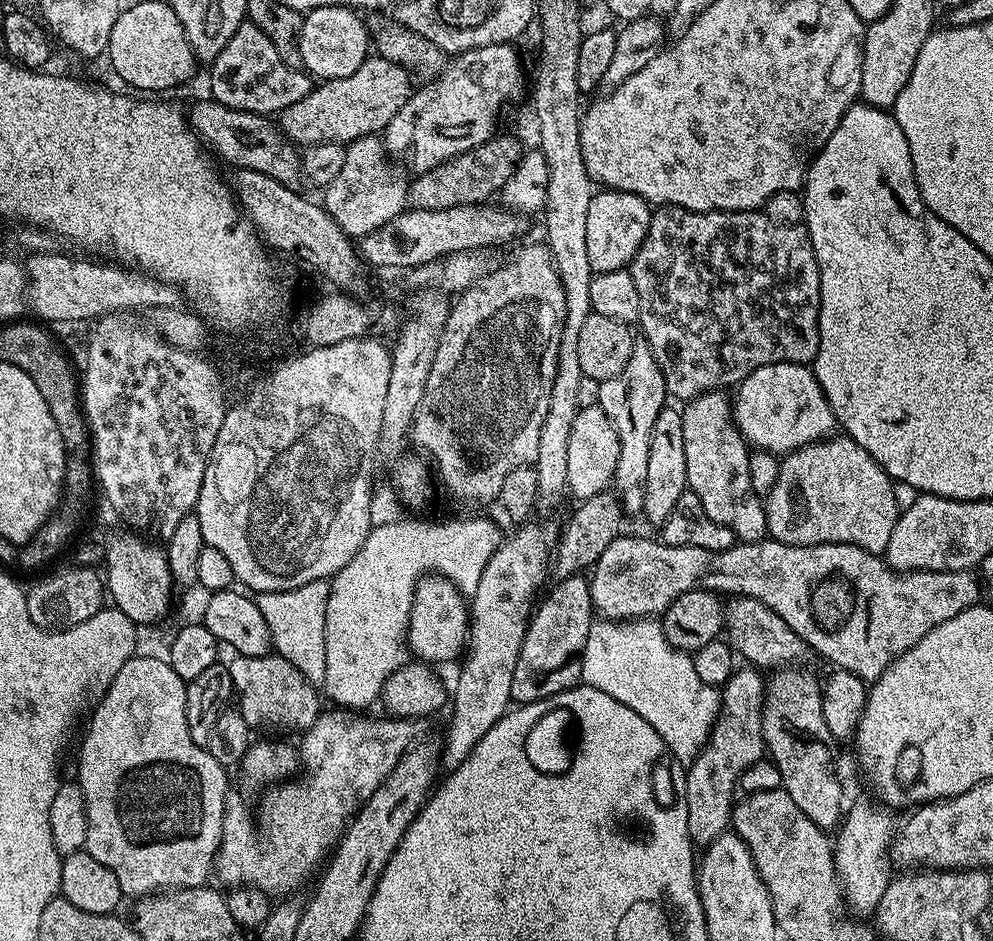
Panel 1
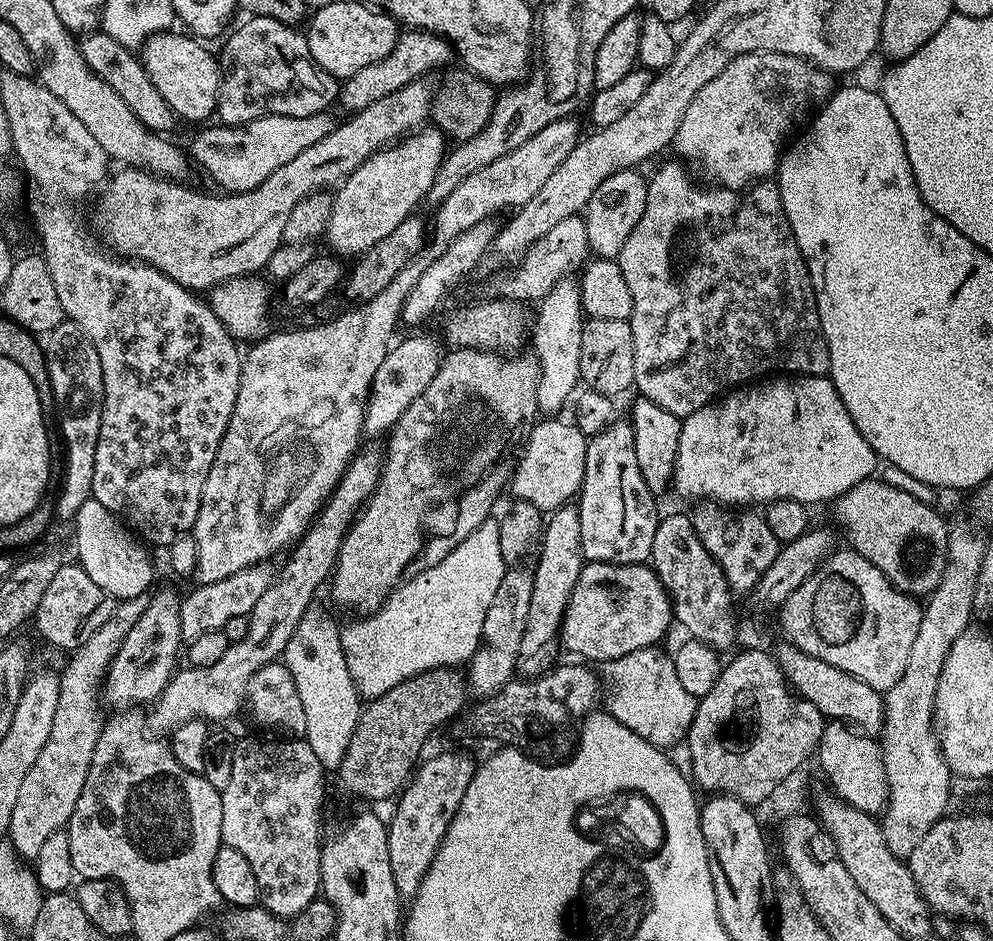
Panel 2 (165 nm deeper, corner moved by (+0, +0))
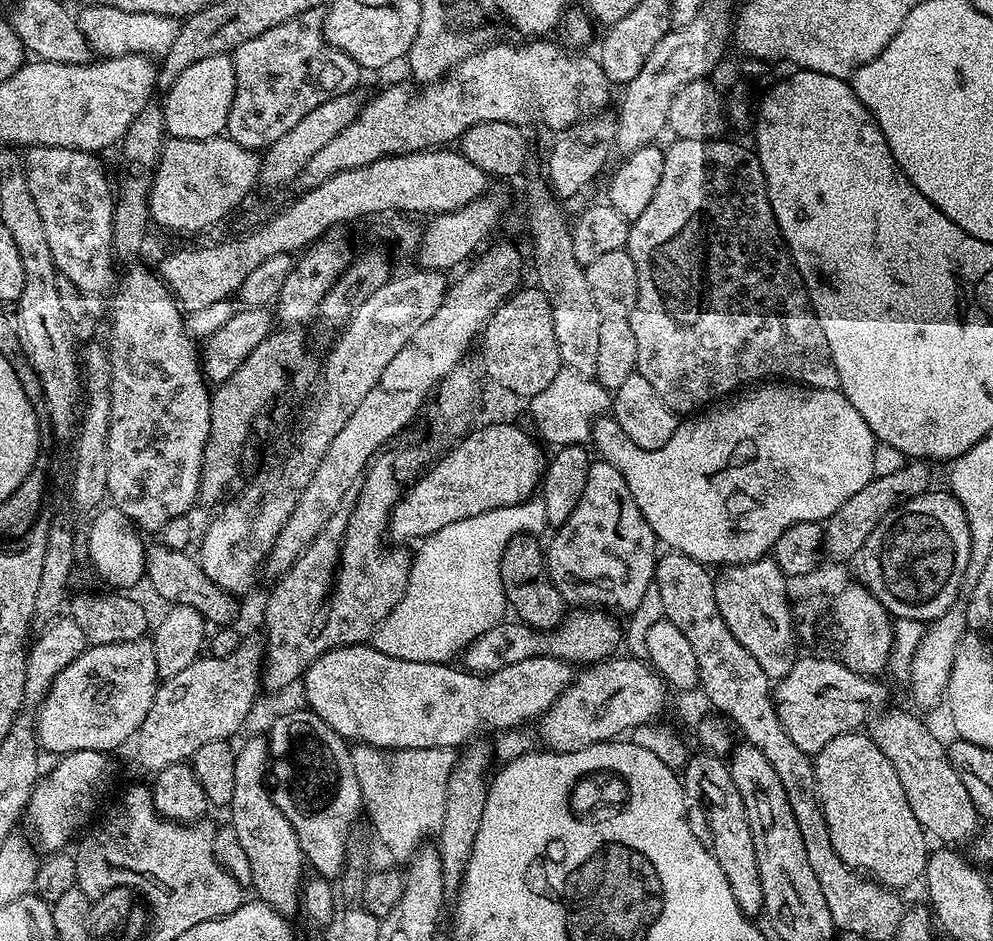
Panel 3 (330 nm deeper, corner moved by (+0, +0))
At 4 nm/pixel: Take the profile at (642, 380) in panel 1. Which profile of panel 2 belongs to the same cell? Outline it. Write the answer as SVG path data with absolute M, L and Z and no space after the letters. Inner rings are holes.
M620 418L613 419L612 423L607 424L597 436L591 437L586 446L586 470L582 478L582 486L578 493L578 507L580 509L580 521L582 522L582 554L585 561L591 562L597 560L598 562L606 562L607 564L643 564L651 561L652 547L654 546L654 530L658 530L660 525L661 513L656 512L657 497L646 486L646 478L642 478L642 470L638 470L638 457L634 451L634 430L631 423L627 419L620 420Z

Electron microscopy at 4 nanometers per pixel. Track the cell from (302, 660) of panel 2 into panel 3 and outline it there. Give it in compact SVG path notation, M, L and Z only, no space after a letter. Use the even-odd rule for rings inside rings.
M369 744L352 748L366 820L368 816L377 838L394 859L407 861L431 832L439 833L446 814L446 786L456 758L457 753L450 748L397 748L393 752Z

